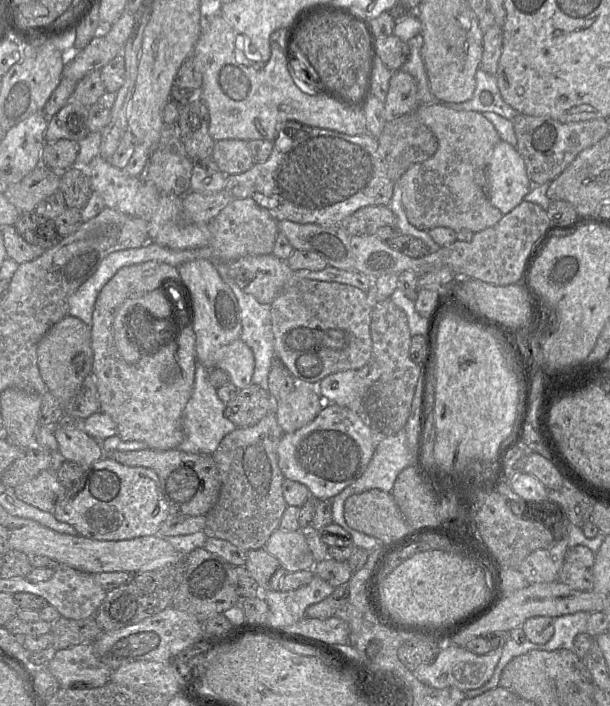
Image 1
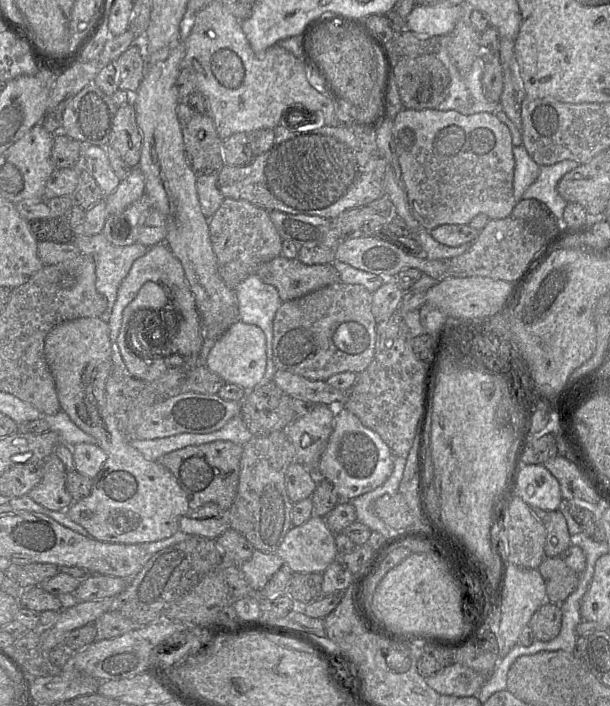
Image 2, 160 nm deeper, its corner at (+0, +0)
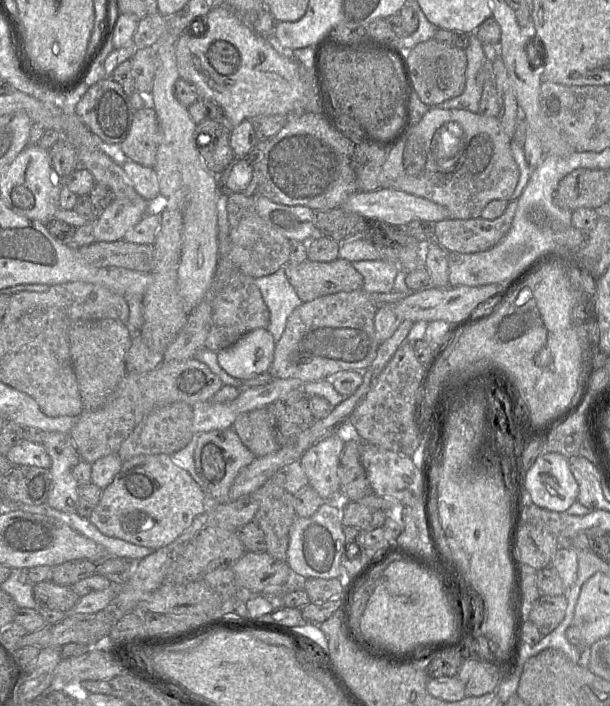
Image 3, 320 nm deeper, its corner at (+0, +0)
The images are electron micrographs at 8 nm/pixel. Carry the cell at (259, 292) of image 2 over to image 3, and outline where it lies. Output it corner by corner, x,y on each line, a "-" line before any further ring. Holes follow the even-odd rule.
285,267
279,268
273,274
256,278
255,284
269,310
269,324
266,329
277,343
283,334
288,317
303,302
289,283

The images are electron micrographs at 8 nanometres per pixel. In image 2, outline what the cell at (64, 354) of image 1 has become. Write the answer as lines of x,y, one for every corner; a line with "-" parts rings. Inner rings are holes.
84,317
64,321
55,326
45,338
45,358
54,377
56,391
63,410
82,430
91,435
107,454
107,460
98,475
92,479
89,496
65,510
72,521
84,527
88,534
102,542
144,544
171,537
179,531
181,518
189,513
188,498
174,475
157,461
147,460
129,442
123,431
123,418
110,411
106,397
106,381
112,370
112,347
109,325
100,317

